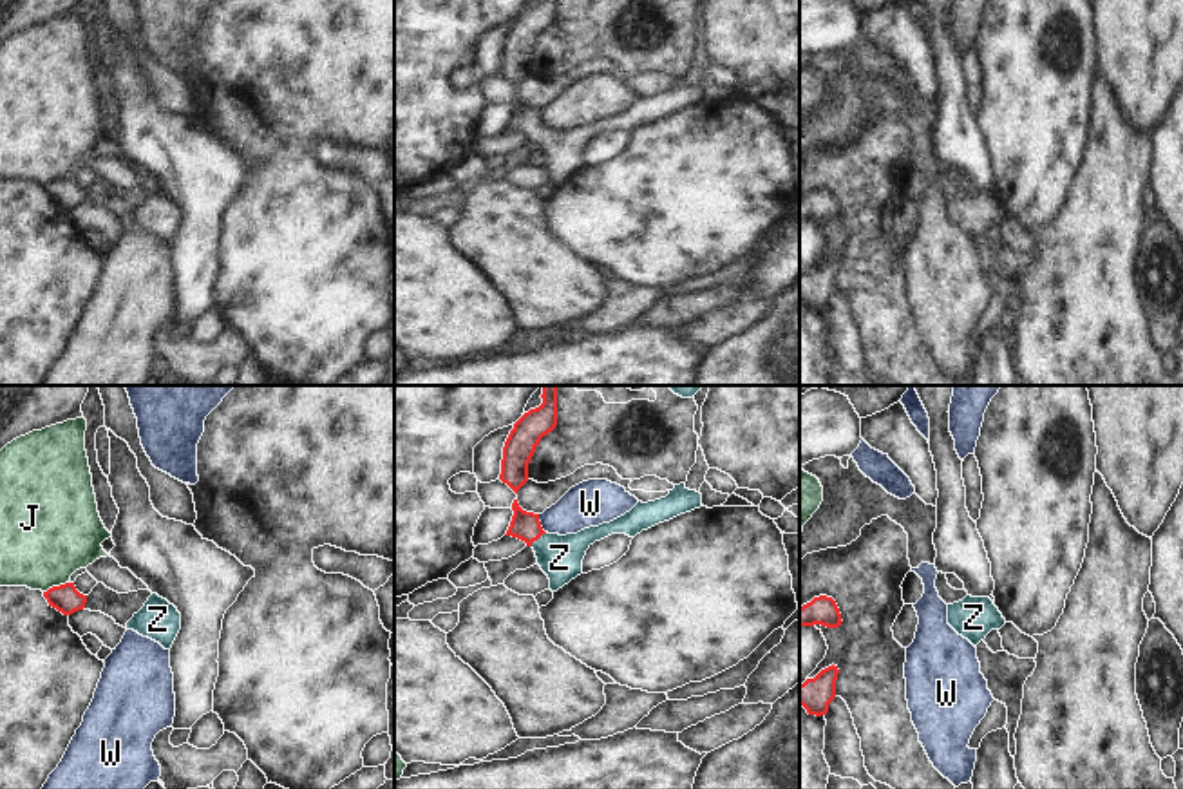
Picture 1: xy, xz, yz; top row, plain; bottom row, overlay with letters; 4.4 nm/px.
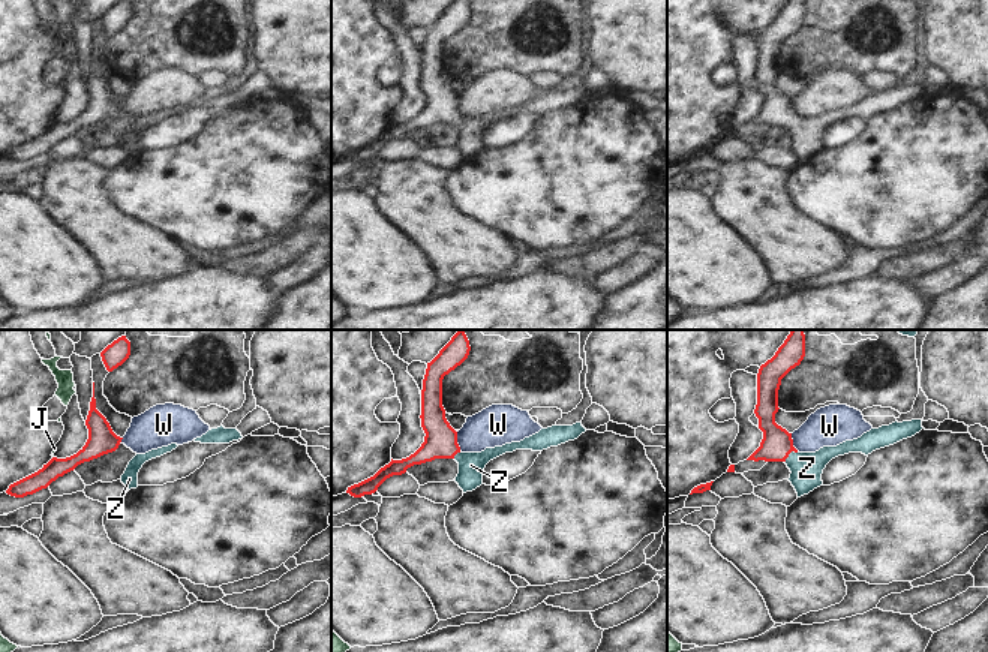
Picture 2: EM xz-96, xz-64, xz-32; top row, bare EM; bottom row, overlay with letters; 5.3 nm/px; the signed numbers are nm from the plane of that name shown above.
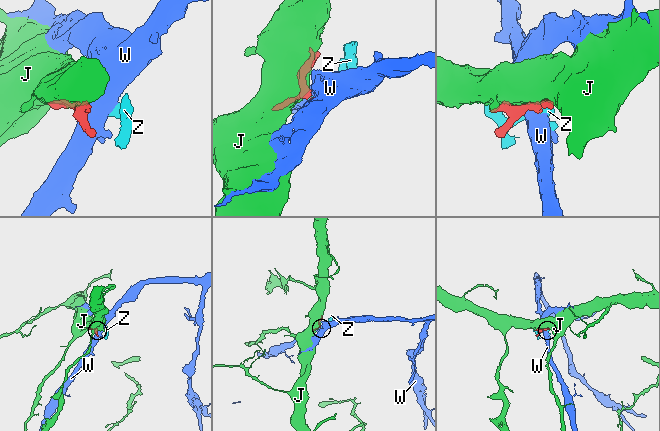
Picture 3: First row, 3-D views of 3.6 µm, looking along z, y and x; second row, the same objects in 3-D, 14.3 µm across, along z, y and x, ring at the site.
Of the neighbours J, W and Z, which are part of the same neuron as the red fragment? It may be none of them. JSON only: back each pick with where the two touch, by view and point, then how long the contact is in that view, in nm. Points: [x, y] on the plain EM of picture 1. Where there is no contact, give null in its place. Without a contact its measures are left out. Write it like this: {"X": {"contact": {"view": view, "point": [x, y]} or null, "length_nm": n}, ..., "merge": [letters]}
{"Z": {"contact": {"view": "xz", "point": [538, 133]}, "length_nm": 100}, "merge": ["Z"]}

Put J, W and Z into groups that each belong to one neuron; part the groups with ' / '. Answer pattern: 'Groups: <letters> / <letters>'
Groups: J / W / Z

